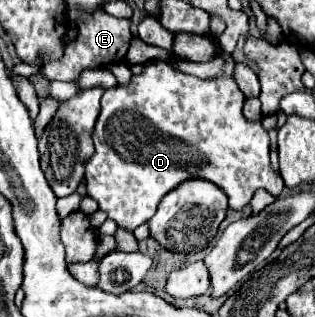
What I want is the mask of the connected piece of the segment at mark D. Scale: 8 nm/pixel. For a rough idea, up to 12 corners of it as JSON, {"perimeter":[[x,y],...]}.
{"perimeter":[[233,78],[105,90],[87,196],[125,230],[187,178],[279,196]]}

